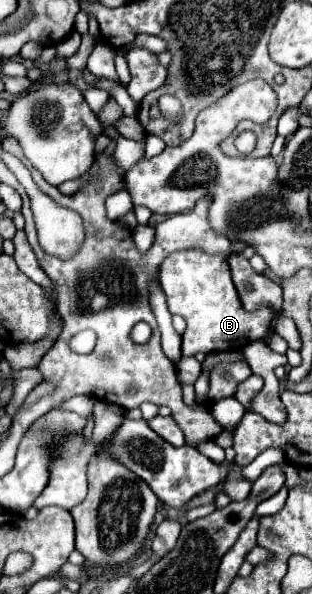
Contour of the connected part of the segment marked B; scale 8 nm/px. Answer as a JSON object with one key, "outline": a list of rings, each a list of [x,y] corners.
{"outline":[[[190,249],[190,251],[180,251],[172,253],[160,269],[160,287],[166,293],[168,301],[168,311],[172,315],[180,315],[186,319],[186,331],[182,335],[182,355],[196,355],[198,351],[202,353],[214,353],[214,351],[242,351],[248,343],[262,339],[264,335],[270,333],[272,325],[276,323],[278,315],[268,313],[268,309],[258,309],[248,313],[238,297],[238,291],[232,283],[228,261],[222,255],[208,255],[200,249]]]}

